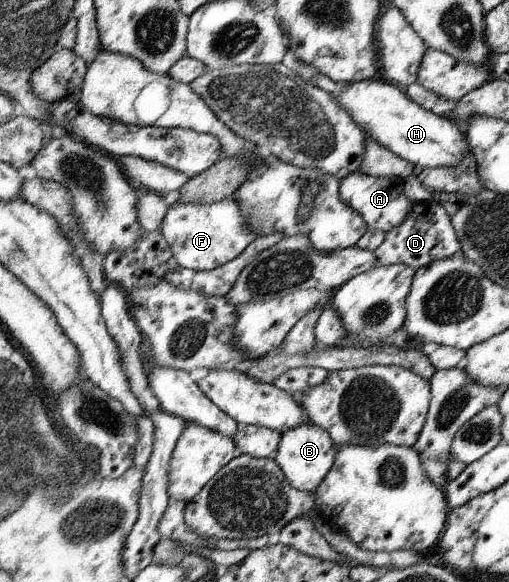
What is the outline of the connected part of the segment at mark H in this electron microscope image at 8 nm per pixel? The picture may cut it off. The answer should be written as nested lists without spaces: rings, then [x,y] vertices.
[[[384,78],[339,84],[333,95],[346,108],[346,112],[352,114],[354,121],[369,135],[368,138],[374,138],[384,148],[388,148],[414,166],[460,166],[466,162],[468,156],[474,154],[465,133],[465,125],[422,108],[405,95],[404,89],[389,81],[384,82]]]

